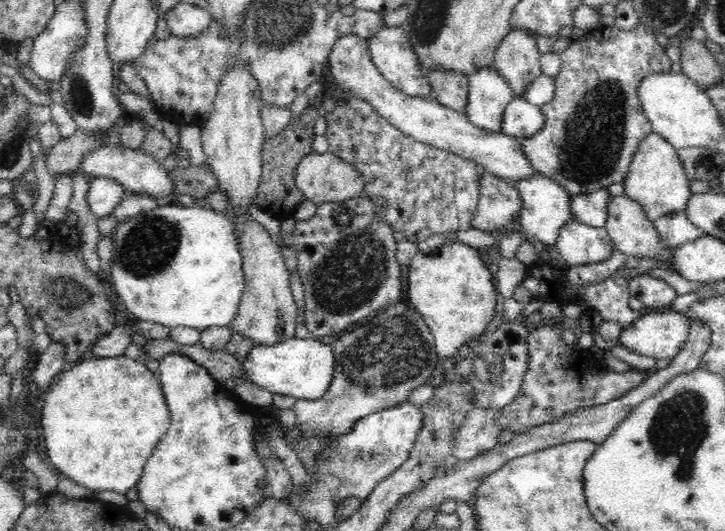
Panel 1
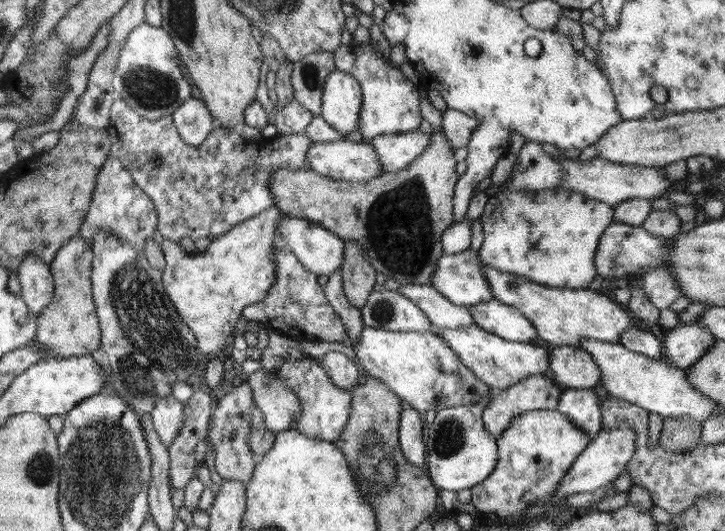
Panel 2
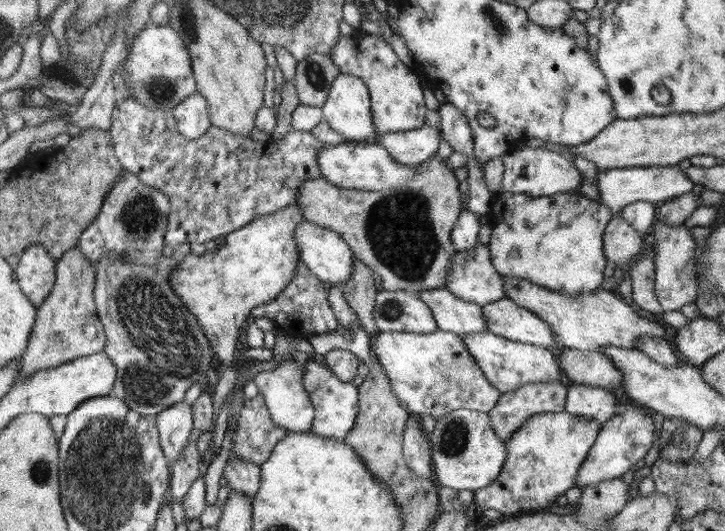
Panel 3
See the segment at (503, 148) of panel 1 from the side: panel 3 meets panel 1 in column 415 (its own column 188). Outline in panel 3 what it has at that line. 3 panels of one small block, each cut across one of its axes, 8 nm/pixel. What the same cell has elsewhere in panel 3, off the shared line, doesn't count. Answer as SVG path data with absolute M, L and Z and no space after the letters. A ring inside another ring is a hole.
M198 92L184 98L173 109L177 130L188 140L197 140L211 126L209 107L204 96Z

